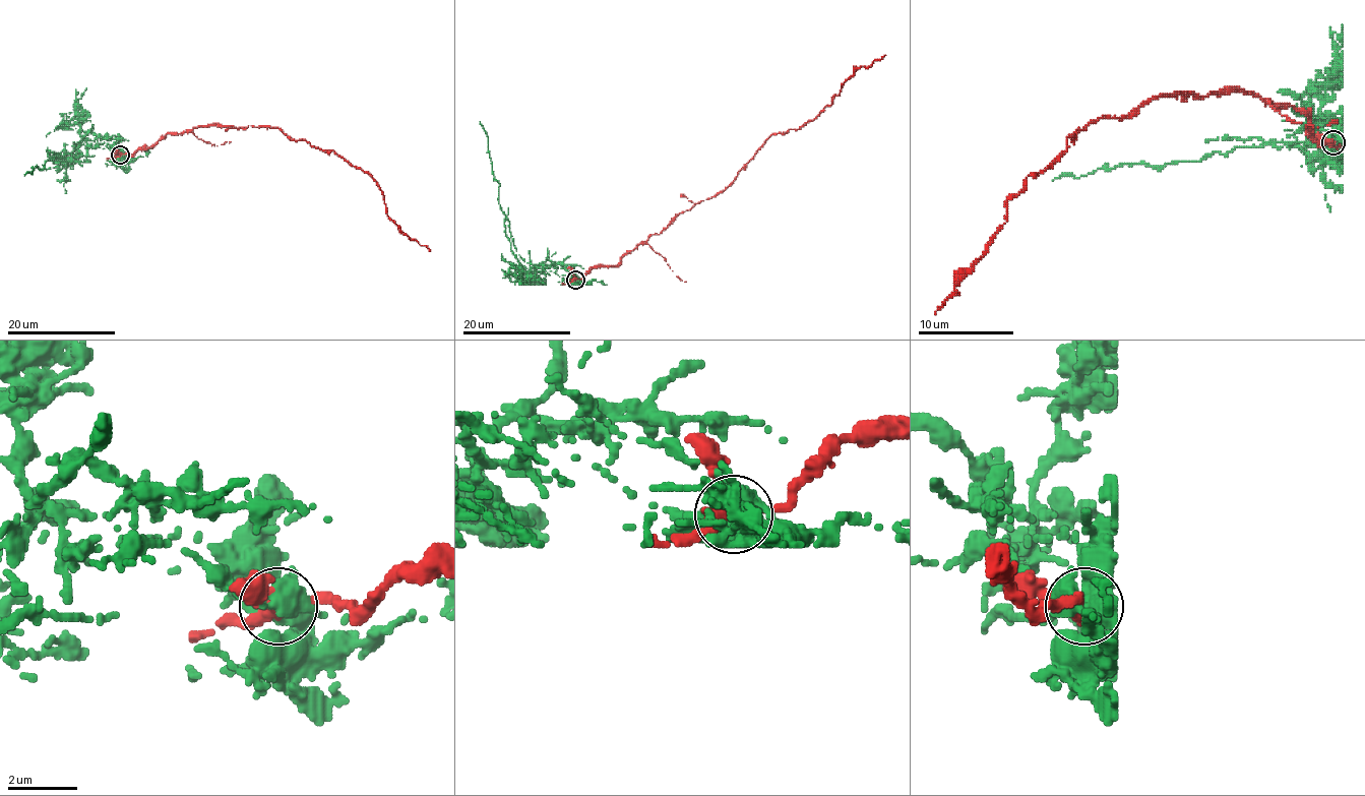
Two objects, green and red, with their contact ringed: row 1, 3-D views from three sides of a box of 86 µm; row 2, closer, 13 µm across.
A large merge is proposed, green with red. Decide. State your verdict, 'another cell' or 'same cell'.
another cell

